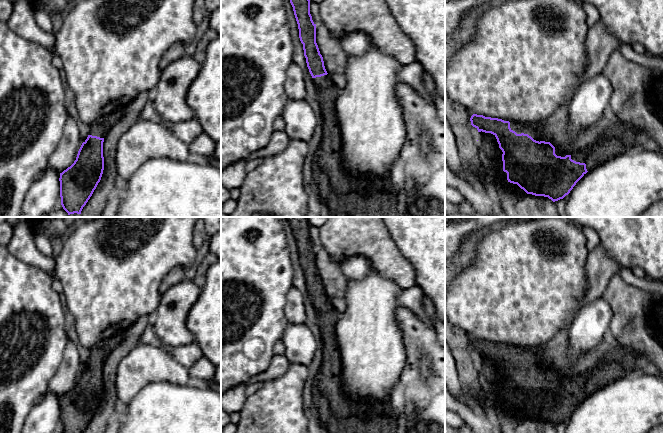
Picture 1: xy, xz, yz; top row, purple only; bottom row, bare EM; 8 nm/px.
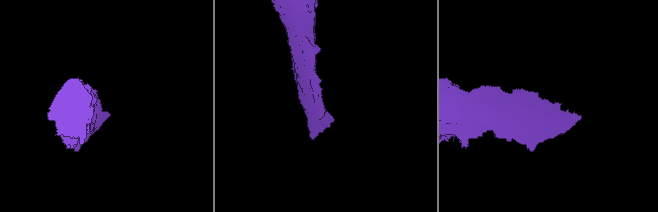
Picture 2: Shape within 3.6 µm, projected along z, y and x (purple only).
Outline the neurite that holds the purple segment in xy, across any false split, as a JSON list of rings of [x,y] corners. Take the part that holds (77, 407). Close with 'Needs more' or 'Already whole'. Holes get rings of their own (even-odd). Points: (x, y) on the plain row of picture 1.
[[[122,334],[114,335],[97,342],[90,348],[87,363],[82,367],[74,387],[60,397],[60,421],[63,433],[83,433],[98,407],[104,394],[103,366],[110,352],[116,348],[122,340]]]. Needs more

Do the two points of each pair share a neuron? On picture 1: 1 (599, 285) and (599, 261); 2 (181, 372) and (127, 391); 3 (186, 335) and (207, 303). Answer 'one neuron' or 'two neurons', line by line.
1: one neuron
2: one neuron
3: two neurons

